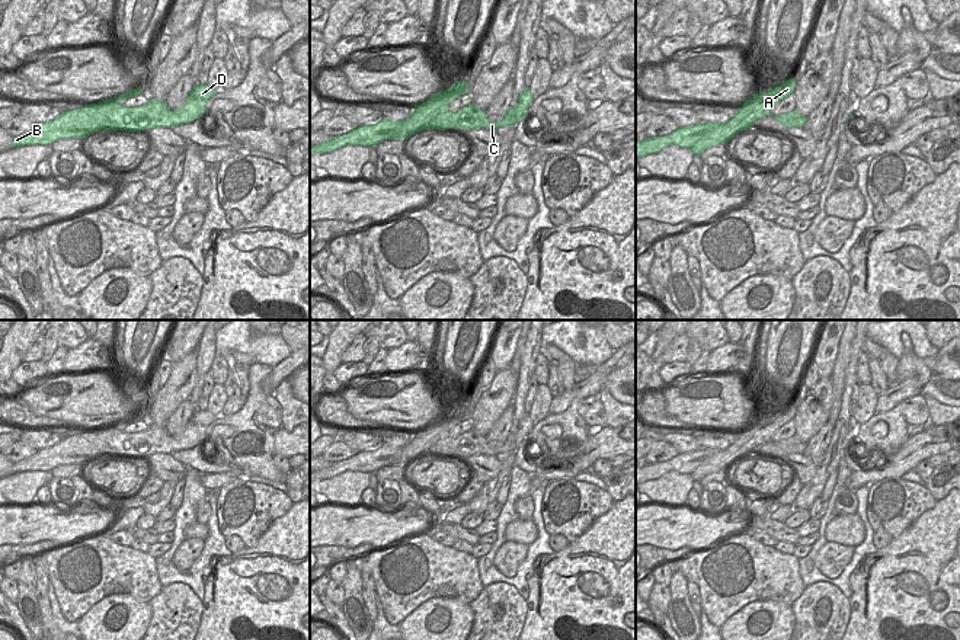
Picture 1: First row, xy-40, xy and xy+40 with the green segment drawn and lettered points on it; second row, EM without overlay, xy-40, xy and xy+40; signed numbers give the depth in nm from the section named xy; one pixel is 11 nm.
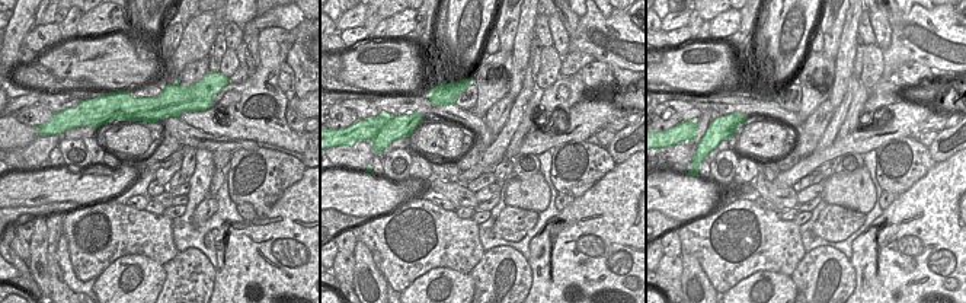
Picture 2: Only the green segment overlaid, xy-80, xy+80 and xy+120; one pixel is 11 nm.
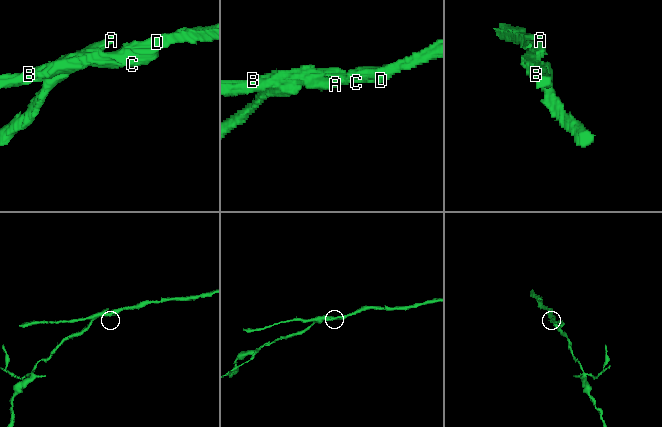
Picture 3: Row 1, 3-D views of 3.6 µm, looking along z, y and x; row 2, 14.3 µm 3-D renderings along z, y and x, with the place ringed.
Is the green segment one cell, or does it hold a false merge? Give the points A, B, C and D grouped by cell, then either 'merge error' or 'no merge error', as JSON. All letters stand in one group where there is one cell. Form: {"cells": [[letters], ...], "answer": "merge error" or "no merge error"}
{"cells": [["A"], ["B", "C", "D"]], "answer": "merge error"}

